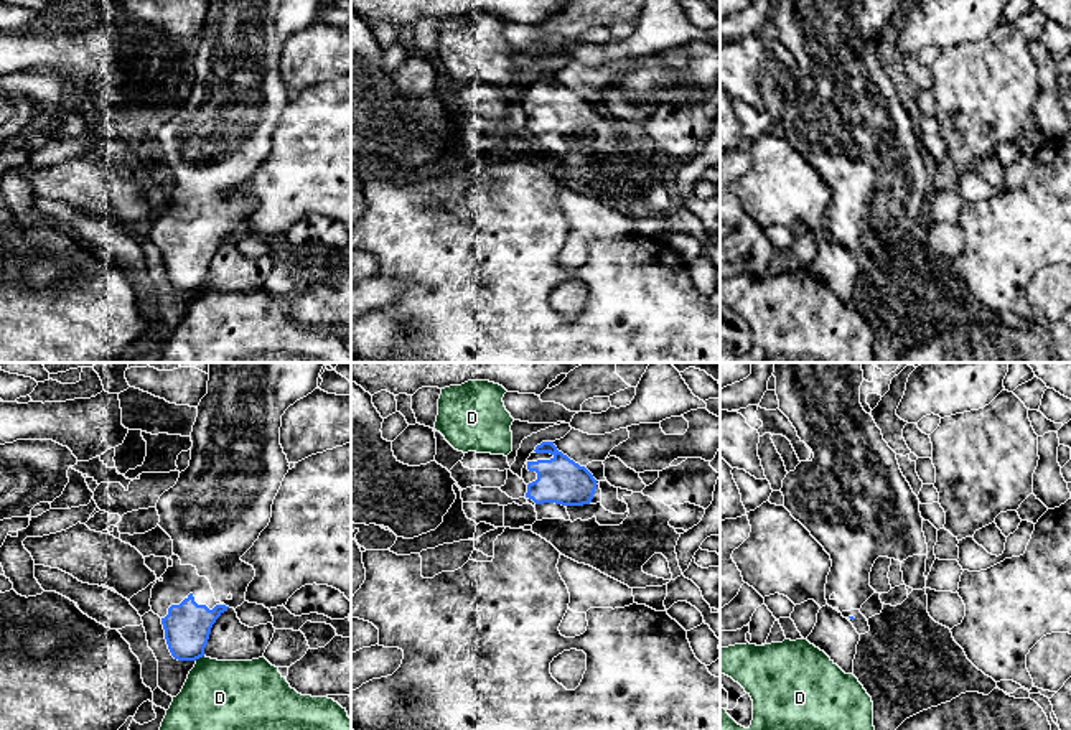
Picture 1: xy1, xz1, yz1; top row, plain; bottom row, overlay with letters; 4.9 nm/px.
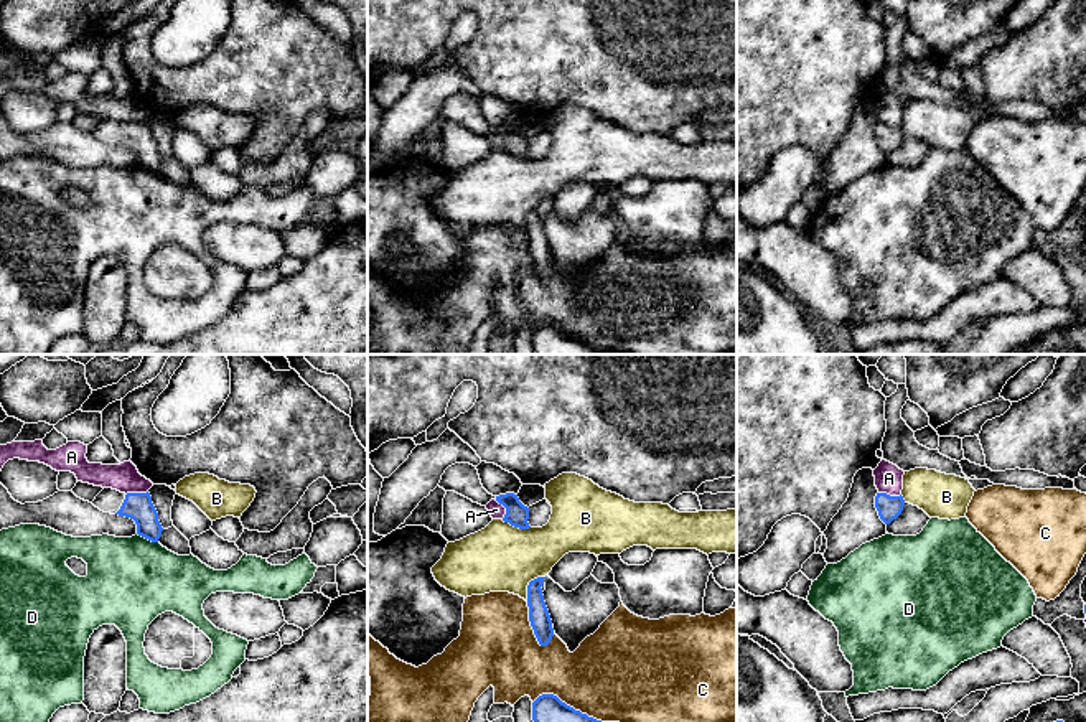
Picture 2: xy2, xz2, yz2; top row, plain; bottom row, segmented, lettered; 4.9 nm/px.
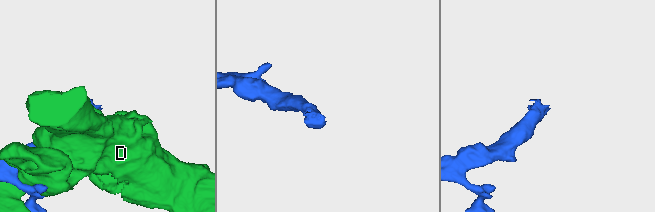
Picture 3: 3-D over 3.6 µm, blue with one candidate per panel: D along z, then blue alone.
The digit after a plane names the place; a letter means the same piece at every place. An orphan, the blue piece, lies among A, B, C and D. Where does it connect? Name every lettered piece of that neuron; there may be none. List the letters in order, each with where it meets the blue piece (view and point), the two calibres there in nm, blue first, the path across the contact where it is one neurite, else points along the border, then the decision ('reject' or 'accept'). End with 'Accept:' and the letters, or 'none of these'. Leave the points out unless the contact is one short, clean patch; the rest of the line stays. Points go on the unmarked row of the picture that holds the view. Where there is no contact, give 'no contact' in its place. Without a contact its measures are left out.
A: xy2 (135, 124) | 140/140 nm | along xy2 (147, 121), (126, 126) | reject
B: xz2 (529, 215) | 100/320 nm | reject
C: xz2 (531, 256) | 100/380 nm | reject
D: xy2 (147, 168) | 140/440 nm | reject
Accept: none of these

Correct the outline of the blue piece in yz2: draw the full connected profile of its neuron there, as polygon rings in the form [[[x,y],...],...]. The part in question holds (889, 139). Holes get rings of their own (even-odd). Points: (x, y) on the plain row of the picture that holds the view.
[[[877,124],[875,127],[875,138],[878,142],[880,150],[885,155],[890,155],[893,150],[896,150],[905,137],[903,127],[890,127],[887,124]]]

